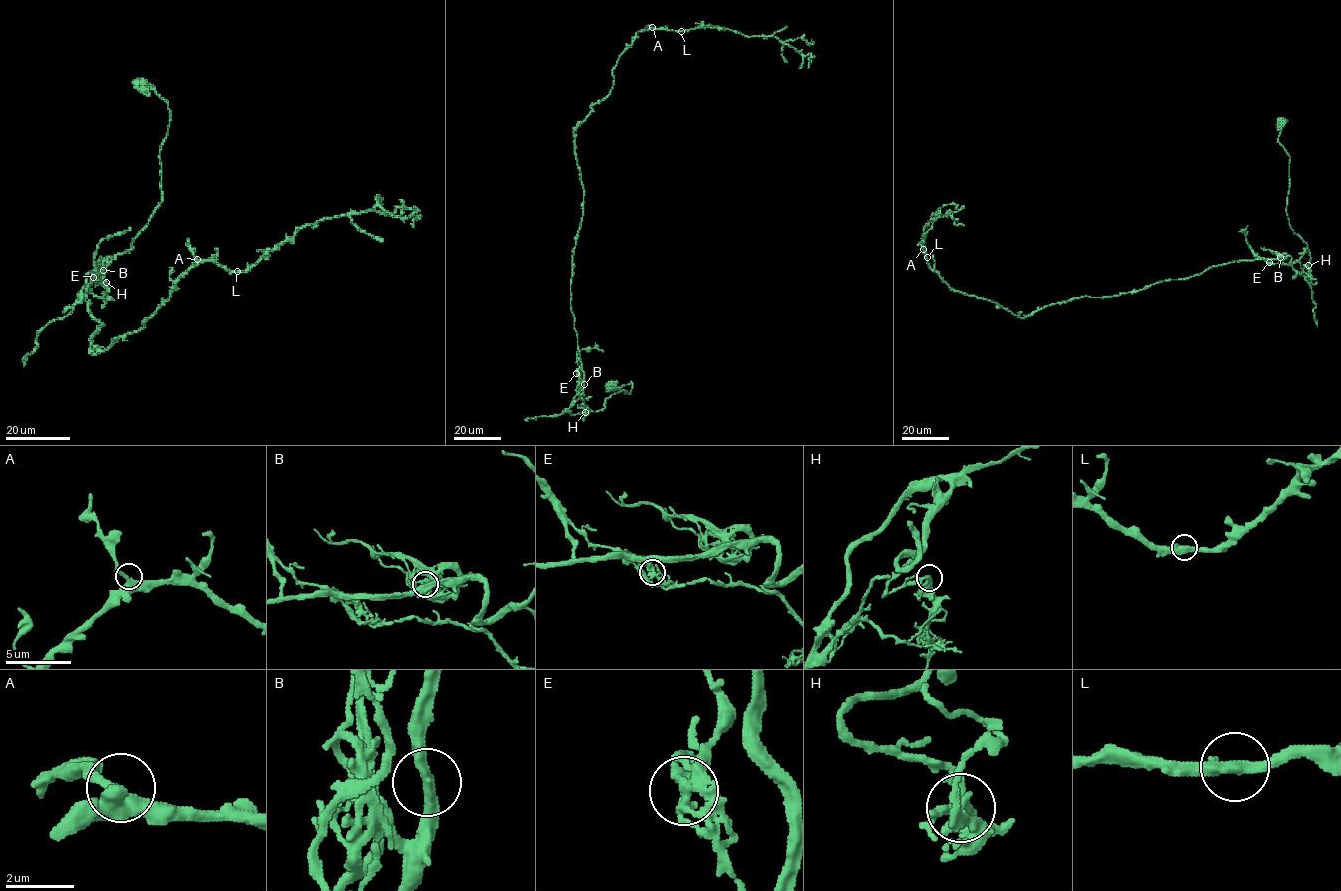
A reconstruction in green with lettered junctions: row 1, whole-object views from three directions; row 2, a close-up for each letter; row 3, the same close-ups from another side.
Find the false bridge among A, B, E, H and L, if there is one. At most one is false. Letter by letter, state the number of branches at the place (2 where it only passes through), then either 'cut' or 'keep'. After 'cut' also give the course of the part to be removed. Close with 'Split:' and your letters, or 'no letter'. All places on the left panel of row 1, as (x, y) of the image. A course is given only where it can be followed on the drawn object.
A: branches 2; keep
B: branches 2; keep
E: branches 2; cut; course (94, 277), (97, 274), (94, 255), (99, 244), (131, 228)
H: branches 2; keep
L: branches 2; keep
Split: E

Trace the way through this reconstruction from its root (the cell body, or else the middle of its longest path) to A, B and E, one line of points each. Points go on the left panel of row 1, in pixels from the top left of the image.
A: (141, 85), (170, 112), (162, 200), (86, 288), (103, 324), (90, 352), (141, 329), (197, 259)
B: (141, 85), (153, 87), (170, 112), (160, 150), (162, 200), (133, 248), (118, 253), (99, 279), (103, 270)
E: (141, 85), (170, 112), (162, 200), (133, 248), (94, 277)

